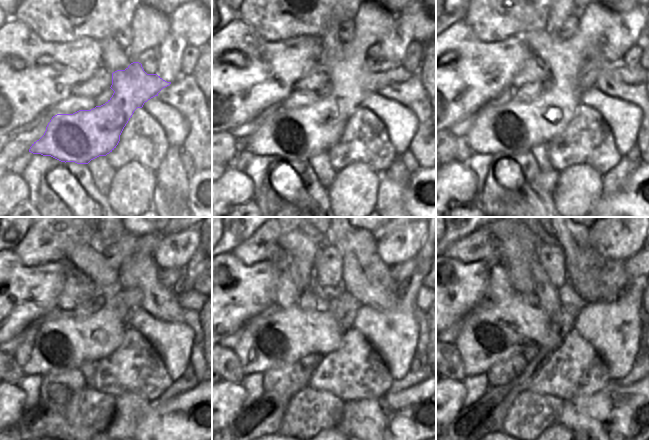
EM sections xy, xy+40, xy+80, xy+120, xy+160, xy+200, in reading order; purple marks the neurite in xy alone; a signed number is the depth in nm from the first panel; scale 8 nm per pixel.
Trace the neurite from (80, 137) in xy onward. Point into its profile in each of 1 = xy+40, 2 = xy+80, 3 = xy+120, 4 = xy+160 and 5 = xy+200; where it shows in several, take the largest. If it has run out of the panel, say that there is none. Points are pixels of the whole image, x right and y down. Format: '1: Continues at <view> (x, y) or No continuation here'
1: Continues at xy+40 (291, 133)
2: Continues at xy+80 (506, 125)
3: Continues at xy+120 (59, 341)
4: Continues at xy+160 (277, 336)
5: Continues at xy+200 (492, 331).

